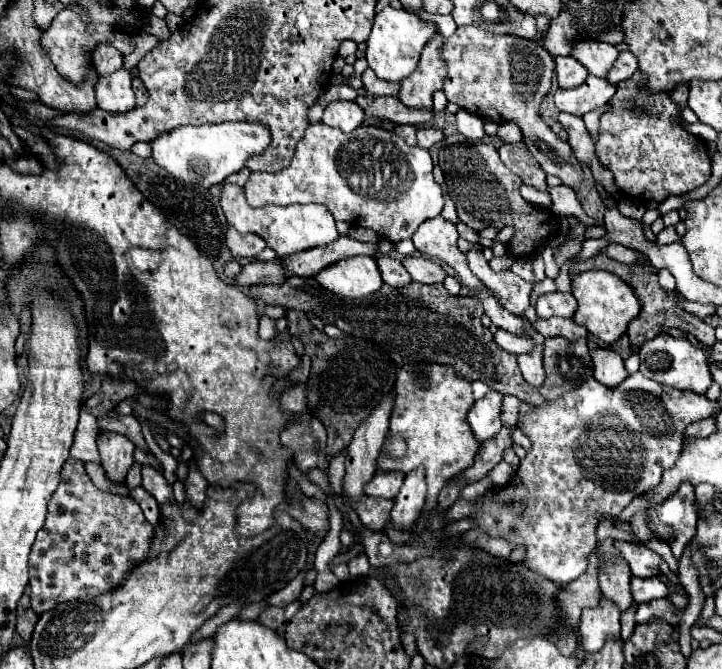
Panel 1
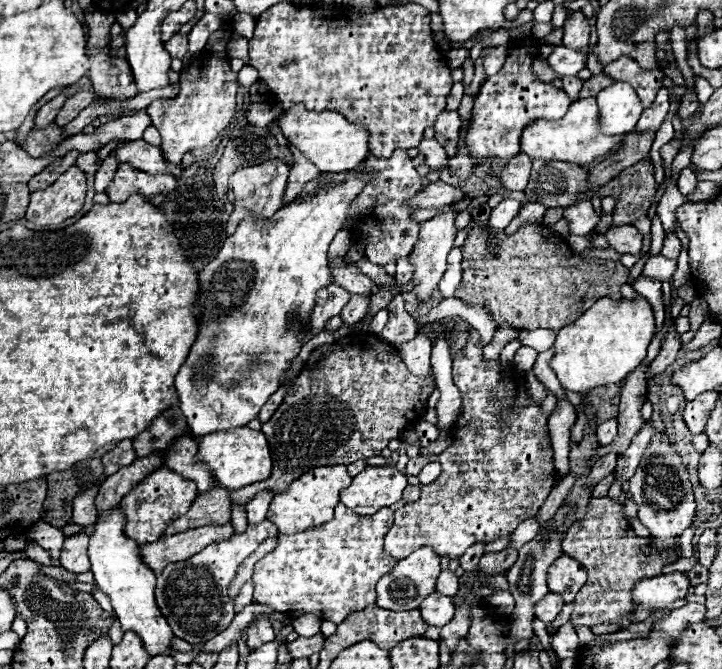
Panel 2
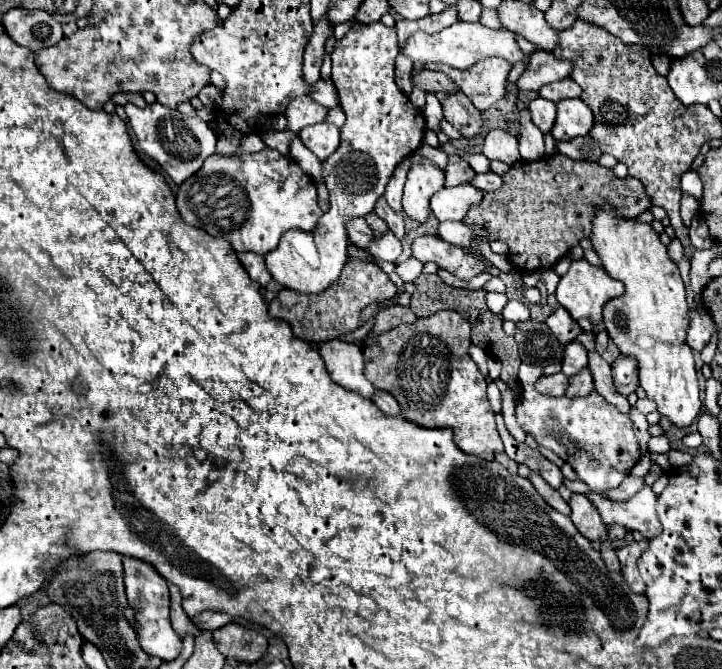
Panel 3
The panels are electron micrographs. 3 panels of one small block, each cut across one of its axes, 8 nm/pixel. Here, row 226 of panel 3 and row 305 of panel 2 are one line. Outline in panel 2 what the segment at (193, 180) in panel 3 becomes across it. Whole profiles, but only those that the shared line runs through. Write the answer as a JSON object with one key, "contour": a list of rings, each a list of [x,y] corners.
{"contour":[[[360,164],[348,172],[342,184],[326,186],[318,190],[314,198],[302,198],[302,202],[282,206],[274,216],[266,220],[246,218],[244,222],[240,222],[236,234],[226,238],[218,256],[204,270],[200,270],[200,298],[196,304],[200,332],[188,354],[188,360],[174,380],[176,392],[180,396],[180,408],[188,418],[188,428],[194,436],[206,436],[236,426],[246,426],[258,416],[270,394],[278,390],[282,372],[288,370],[302,346],[296,334],[288,330],[288,322],[292,320],[292,316],[296,316],[300,322],[306,322],[310,318],[316,302],[316,292],[320,288],[326,288],[332,282],[340,288],[346,288],[350,294],[372,294],[376,290],[374,282],[366,278],[366,274],[362,274],[354,266],[354,262],[346,262],[344,256],[340,256],[330,262],[328,270],[326,258],[328,244],[340,232],[348,218],[350,202],[362,192],[362,186],[370,182],[370,174],[364,174],[362,170],[364,166]]]}

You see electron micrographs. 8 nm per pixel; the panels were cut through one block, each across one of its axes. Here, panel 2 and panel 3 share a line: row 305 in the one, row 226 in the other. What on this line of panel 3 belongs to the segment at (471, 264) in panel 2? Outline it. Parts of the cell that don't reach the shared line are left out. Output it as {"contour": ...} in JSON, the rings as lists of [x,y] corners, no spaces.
{"contour":[[[562,154],[548,156],[548,160],[536,162],[520,160],[510,166],[510,170],[502,176],[502,182],[504,184],[498,190],[484,192],[482,202],[474,204],[462,222],[466,226],[478,226],[486,230],[488,242],[500,240],[508,244],[508,260],[512,268],[520,274],[552,268],[560,258],[564,258],[570,252],[570,248],[578,246],[582,238],[588,238],[592,234],[592,220],[604,204],[614,206],[618,218],[636,218],[638,214],[650,208],[650,200],[646,200],[642,184],[638,180],[630,176],[622,180],[614,178],[614,174],[608,168],[602,168],[596,162],[580,162]]]}

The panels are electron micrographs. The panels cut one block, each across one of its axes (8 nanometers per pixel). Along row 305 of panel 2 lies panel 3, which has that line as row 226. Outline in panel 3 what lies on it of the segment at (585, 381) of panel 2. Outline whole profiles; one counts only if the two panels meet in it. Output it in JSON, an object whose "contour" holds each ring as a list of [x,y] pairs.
{"contour":[[[610,206],[598,210],[590,240],[602,258],[604,270],[626,288],[624,296],[614,298],[604,306],[604,324],[612,342],[624,356],[638,360],[640,386],[646,390],[646,396],[656,402],[658,412],[668,416],[676,426],[690,426],[696,420],[702,402],[692,348],[686,344],[690,318],[678,266],[668,260],[666,246],[650,224],[620,220]]]}

